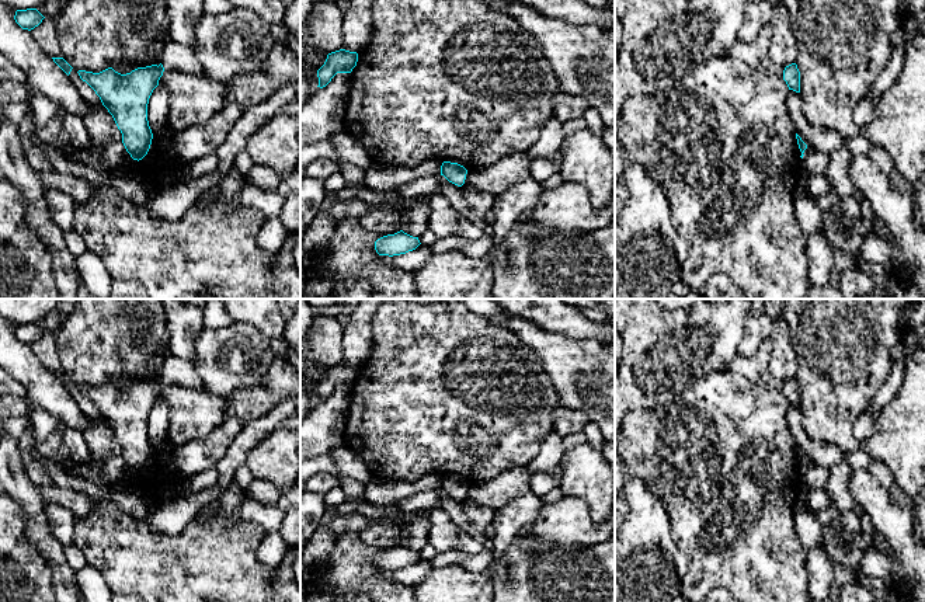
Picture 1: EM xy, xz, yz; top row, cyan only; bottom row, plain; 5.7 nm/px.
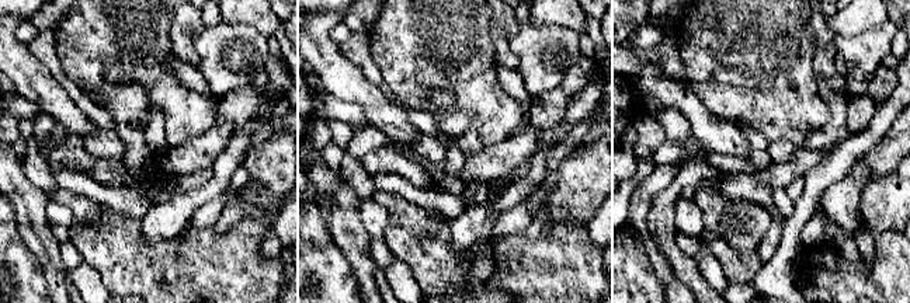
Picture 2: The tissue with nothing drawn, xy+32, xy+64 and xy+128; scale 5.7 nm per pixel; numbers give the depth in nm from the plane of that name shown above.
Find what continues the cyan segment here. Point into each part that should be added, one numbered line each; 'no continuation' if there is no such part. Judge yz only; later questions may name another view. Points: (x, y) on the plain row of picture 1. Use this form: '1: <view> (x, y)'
no continuation

